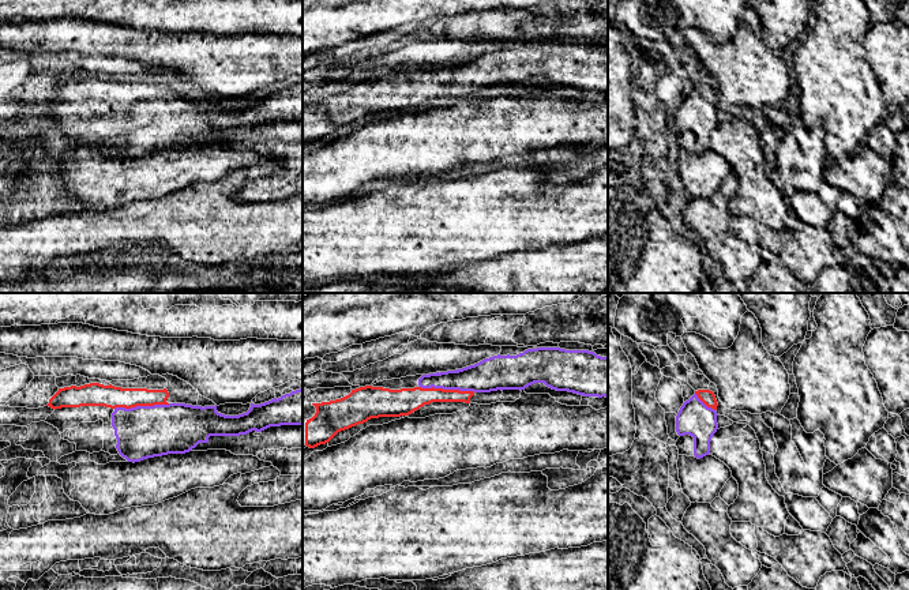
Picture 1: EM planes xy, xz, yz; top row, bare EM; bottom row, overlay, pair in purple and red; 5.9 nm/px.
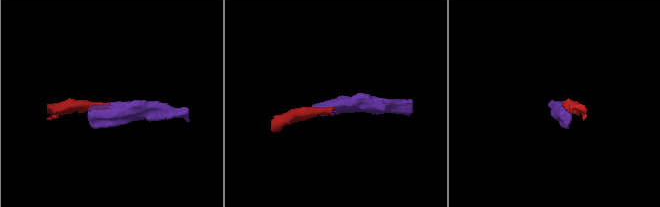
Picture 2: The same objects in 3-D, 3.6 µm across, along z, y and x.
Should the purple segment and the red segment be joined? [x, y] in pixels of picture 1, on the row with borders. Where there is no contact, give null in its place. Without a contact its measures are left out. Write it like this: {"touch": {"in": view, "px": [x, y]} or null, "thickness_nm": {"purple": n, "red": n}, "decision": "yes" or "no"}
{"touch": {"in": "xy", "px": [142, 406]}, "thickness_nm": {"purple": 320, "red": 130}, "decision": "yes"}

